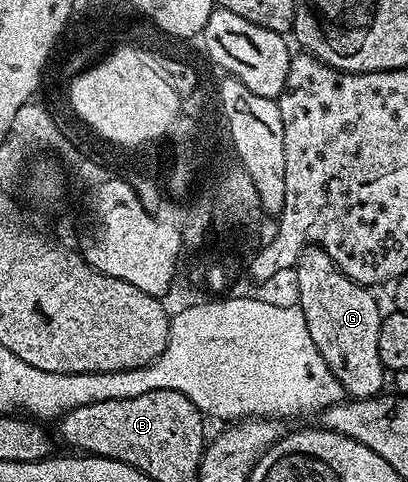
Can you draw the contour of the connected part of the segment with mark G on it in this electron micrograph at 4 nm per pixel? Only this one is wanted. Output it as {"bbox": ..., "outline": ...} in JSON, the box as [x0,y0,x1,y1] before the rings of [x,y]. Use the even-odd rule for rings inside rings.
{"bbox":[293,246,385,400],"outline":[[[308,246],[299,255],[293,269],[295,288],[299,291],[297,307],[305,314],[309,338],[317,346],[321,358],[333,370],[344,393],[356,400],[378,396],[384,391],[385,369],[377,350],[377,334],[381,315],[374,294],[364,285],[356,284],[318,246]]]}

